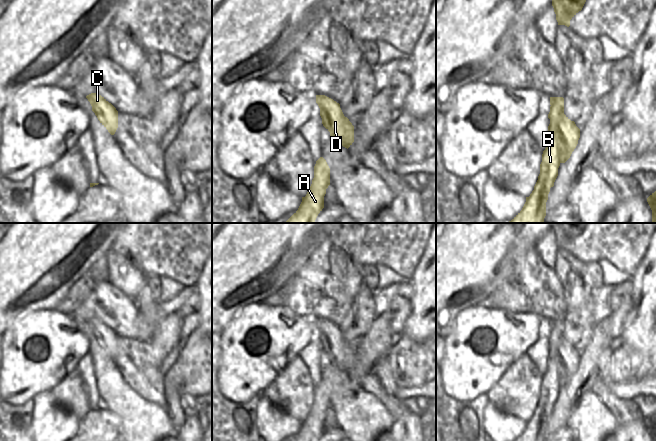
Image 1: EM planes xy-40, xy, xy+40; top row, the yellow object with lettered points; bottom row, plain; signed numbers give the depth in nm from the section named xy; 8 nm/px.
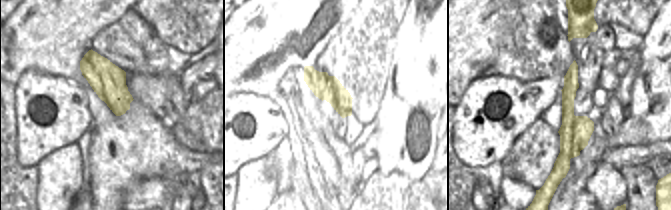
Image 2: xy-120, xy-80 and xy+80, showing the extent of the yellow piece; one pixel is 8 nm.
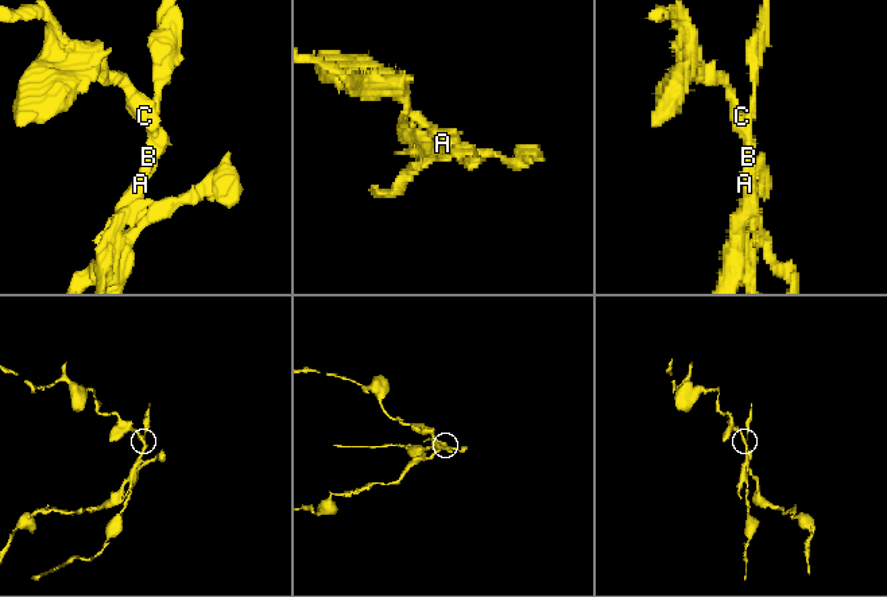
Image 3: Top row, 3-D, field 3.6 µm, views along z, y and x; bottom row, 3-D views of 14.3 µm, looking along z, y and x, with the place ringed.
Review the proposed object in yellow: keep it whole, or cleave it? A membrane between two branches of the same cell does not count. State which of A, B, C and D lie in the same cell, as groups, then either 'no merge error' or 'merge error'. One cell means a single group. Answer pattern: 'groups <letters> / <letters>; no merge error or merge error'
groups A B / C D; merge error

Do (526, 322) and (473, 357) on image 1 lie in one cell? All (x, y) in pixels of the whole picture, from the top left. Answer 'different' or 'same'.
same

